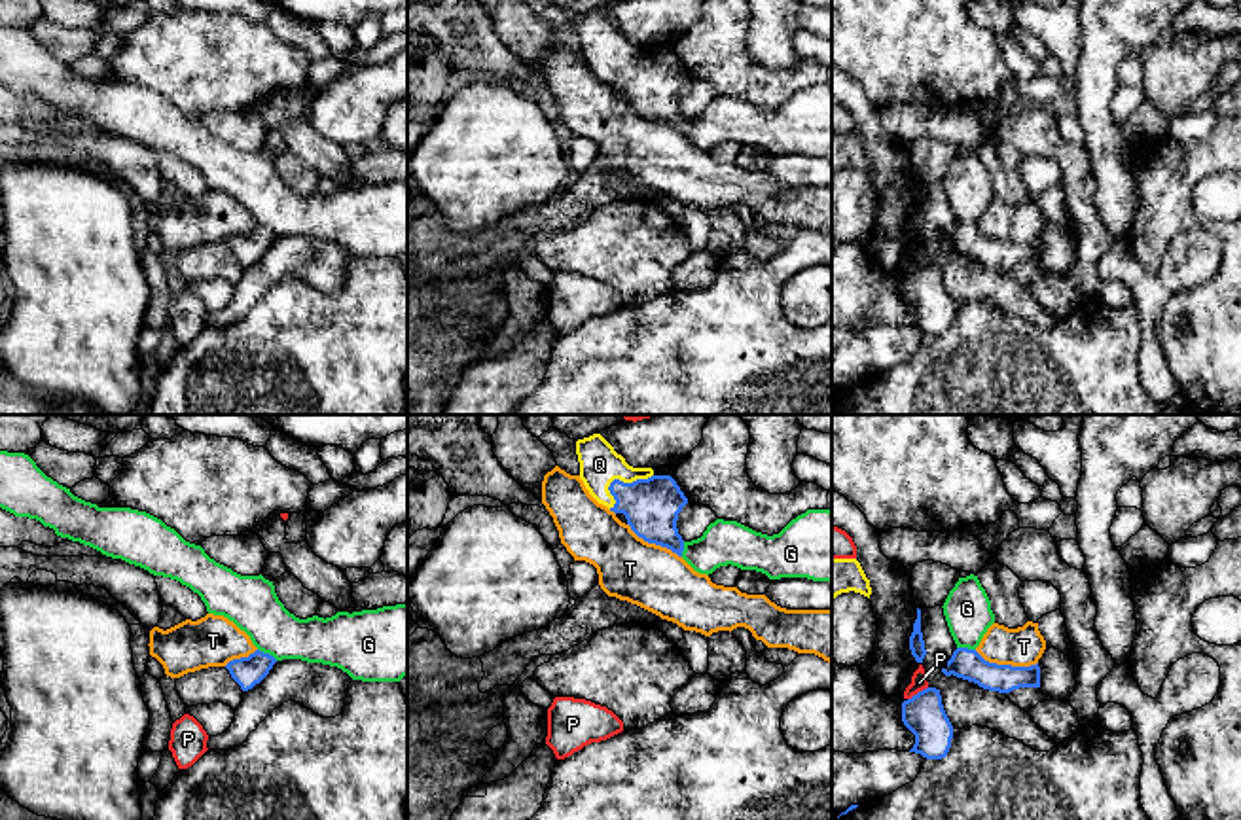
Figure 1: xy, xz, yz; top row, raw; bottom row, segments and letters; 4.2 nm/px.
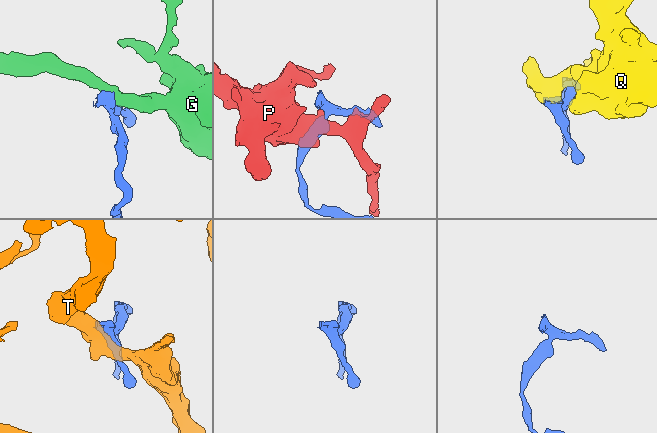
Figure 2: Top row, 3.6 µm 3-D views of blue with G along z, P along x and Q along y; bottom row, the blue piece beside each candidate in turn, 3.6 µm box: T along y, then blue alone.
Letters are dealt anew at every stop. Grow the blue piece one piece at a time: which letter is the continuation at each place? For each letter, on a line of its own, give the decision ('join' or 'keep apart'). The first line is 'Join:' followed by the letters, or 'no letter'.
Join: Q
G: keep apart
P: keep apart
Q: join
T: keep apart

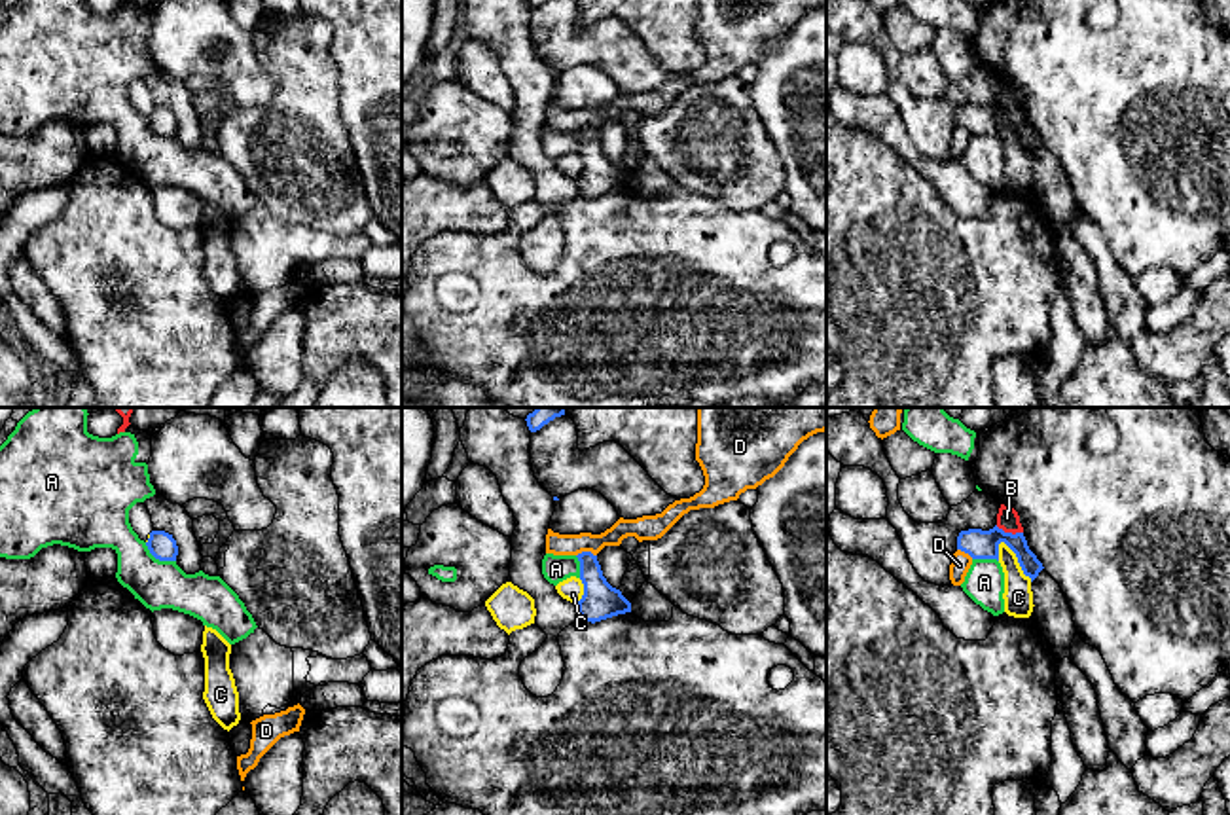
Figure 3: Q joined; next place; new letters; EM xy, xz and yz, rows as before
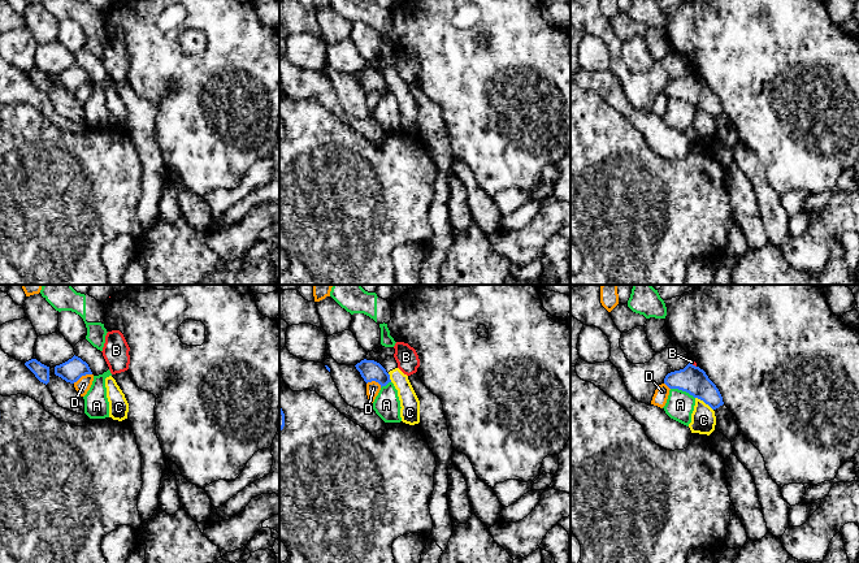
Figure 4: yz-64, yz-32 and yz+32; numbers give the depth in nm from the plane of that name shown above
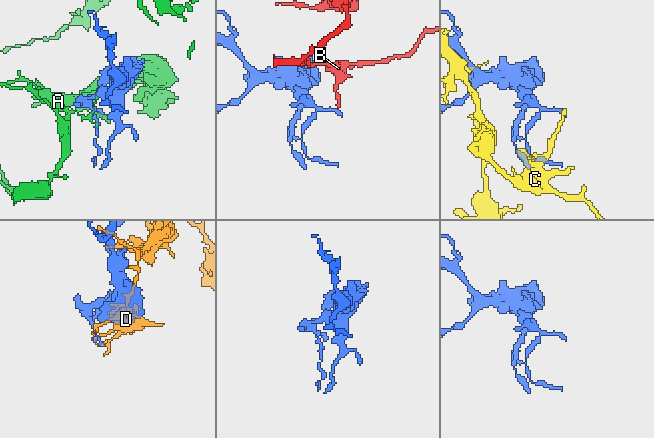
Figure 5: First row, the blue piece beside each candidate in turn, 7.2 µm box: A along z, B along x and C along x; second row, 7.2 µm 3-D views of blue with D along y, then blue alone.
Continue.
Join: no letter
A: keep apart
B: keep apart
C: keep apart
D: keep apart

